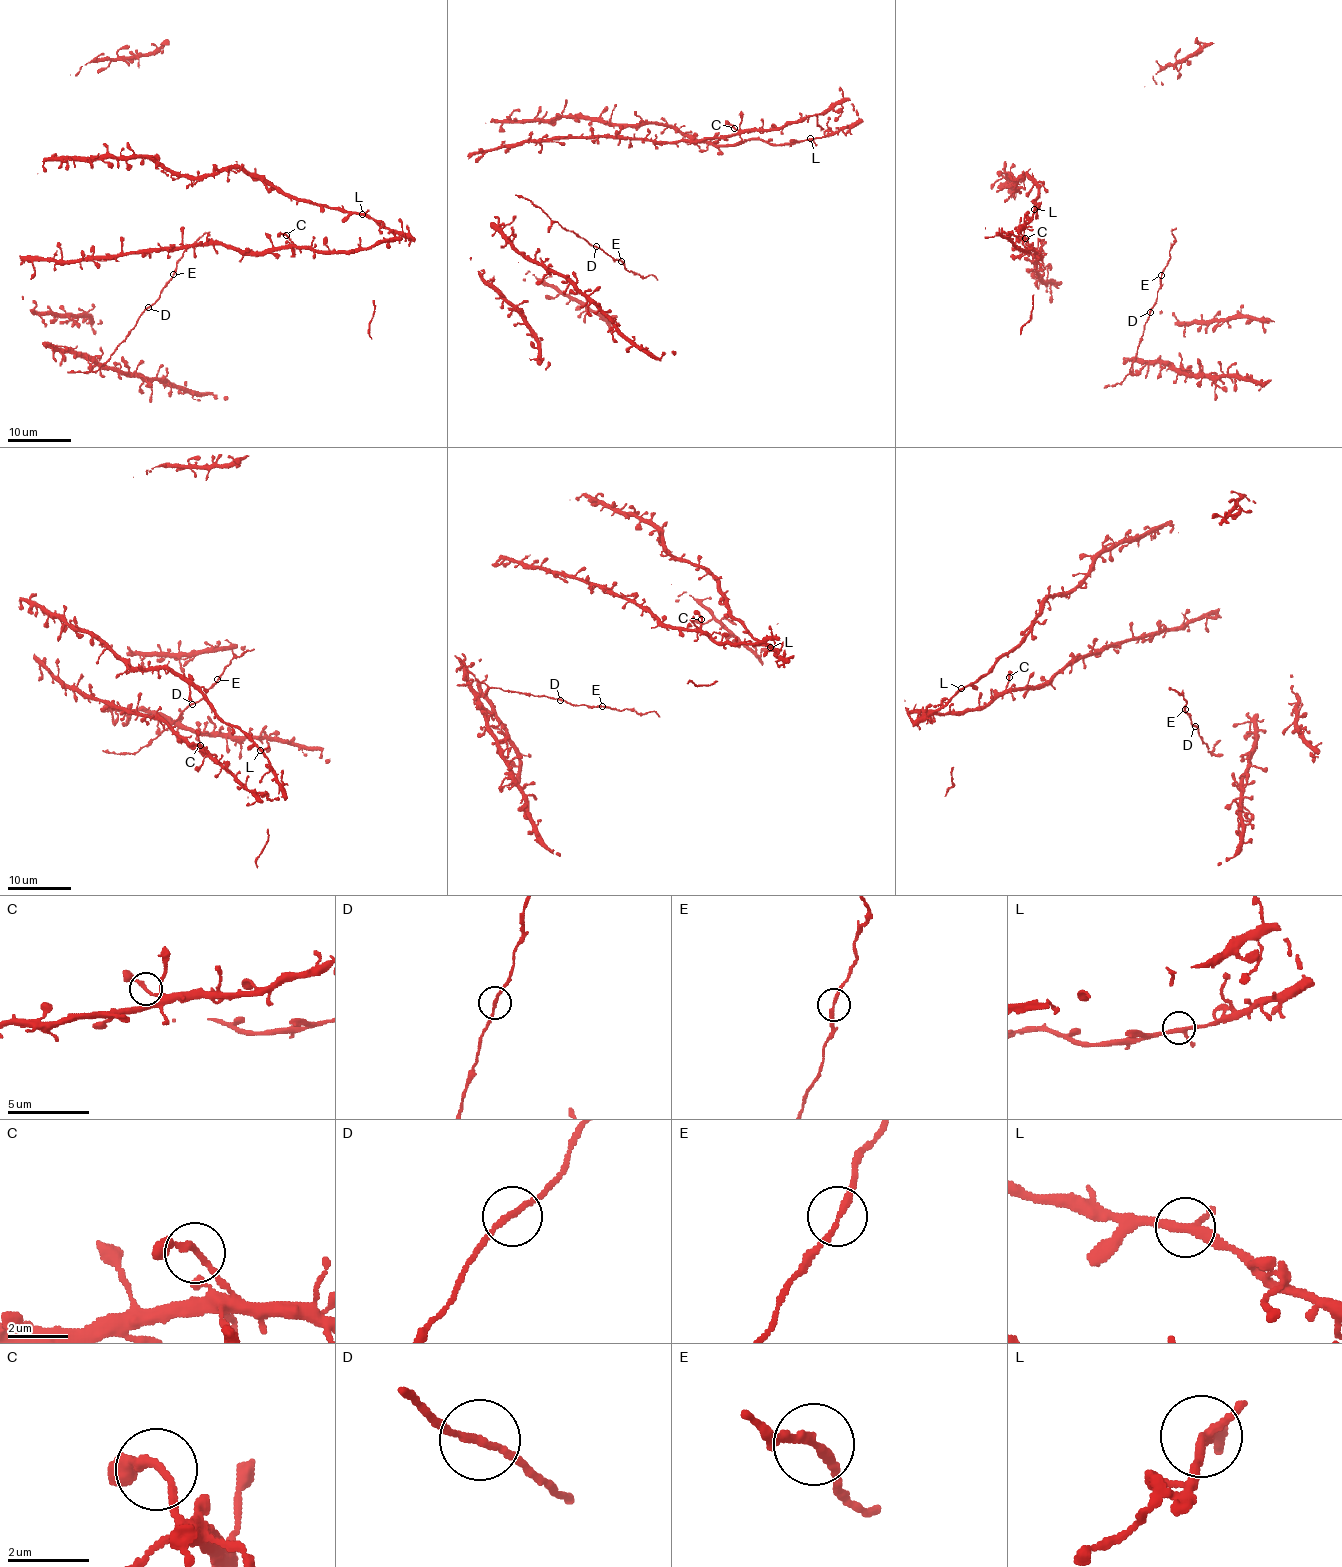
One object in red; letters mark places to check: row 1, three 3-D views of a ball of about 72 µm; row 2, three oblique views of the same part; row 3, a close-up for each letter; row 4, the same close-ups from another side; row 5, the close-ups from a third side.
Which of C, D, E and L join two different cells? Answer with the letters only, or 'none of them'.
E

